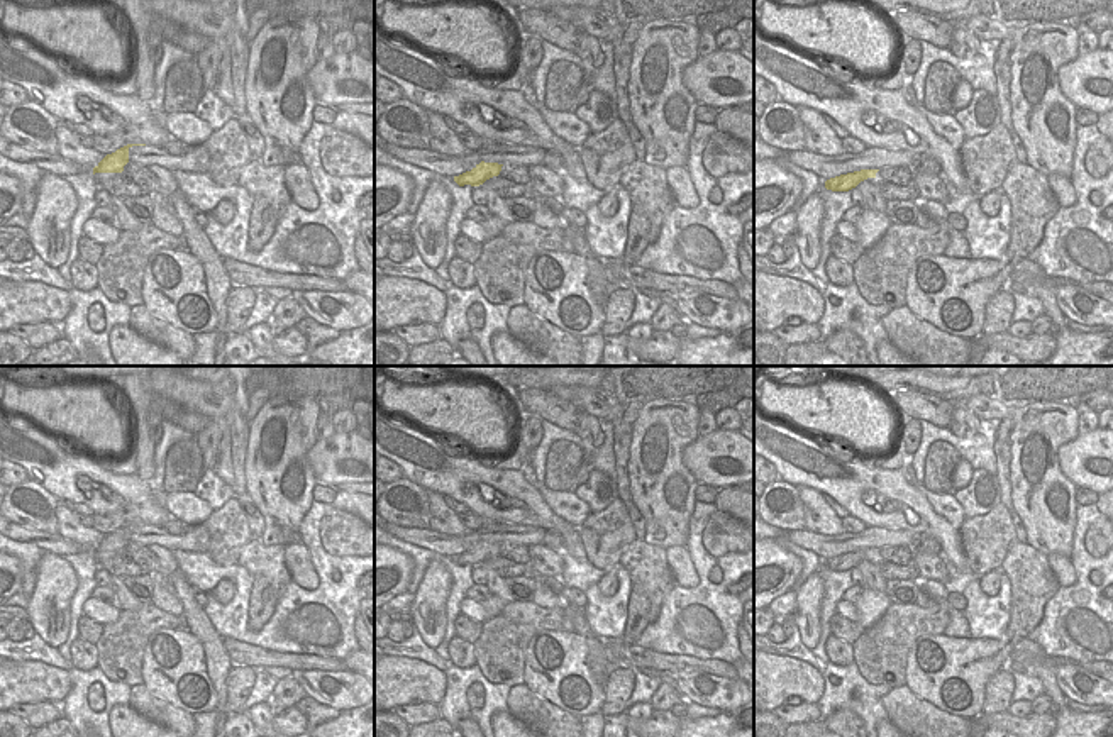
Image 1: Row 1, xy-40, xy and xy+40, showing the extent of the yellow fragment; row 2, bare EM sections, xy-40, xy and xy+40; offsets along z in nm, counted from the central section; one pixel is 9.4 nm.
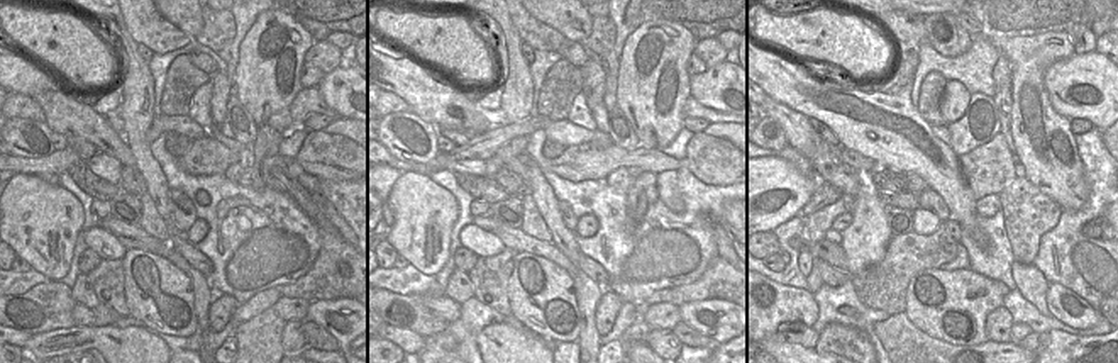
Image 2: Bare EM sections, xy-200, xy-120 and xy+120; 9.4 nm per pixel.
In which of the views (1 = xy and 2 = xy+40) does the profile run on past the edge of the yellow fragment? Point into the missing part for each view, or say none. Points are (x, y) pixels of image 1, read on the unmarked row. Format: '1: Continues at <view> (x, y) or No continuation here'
1: No continuation here
2: No continuation here

